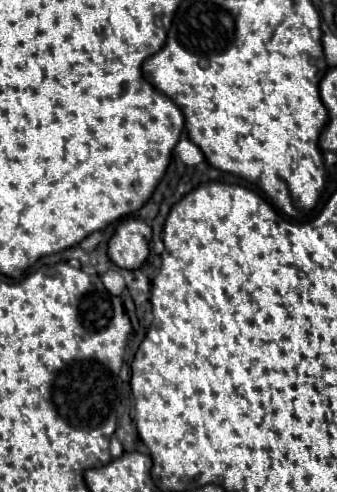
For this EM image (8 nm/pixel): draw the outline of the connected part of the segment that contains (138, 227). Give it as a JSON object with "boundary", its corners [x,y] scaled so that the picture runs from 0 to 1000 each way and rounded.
{"boundary":[[[371,447],[347,459],[335,484],[323,488],[323,524],[371,549],[418,545],[442,520],[442,484],[418,472],[436,467],[436,455],[418,447]]]}

